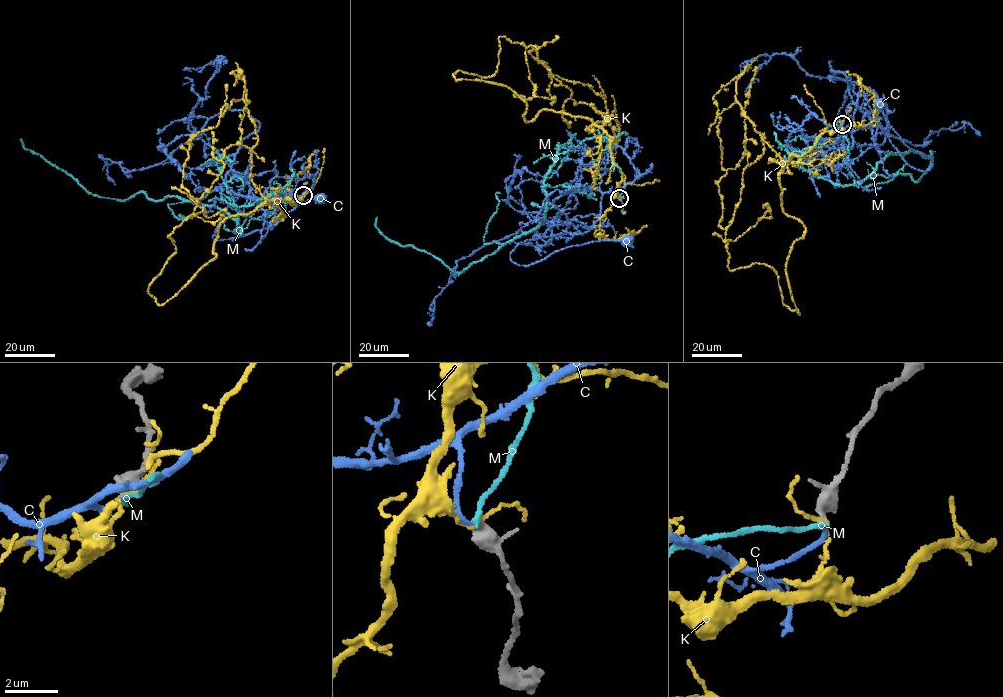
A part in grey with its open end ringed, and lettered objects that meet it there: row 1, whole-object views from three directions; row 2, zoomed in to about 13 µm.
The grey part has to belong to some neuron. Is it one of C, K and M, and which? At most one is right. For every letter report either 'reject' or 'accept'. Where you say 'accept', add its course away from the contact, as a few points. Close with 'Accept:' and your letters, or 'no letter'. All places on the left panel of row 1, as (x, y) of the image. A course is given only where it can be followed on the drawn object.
C: accept | via (303, 195), (235, 193), (226, 173), (244, 146), (242, 186), (213, 239), (269, 227), (320, 200)
K: reject
M: reject
Accept: C

